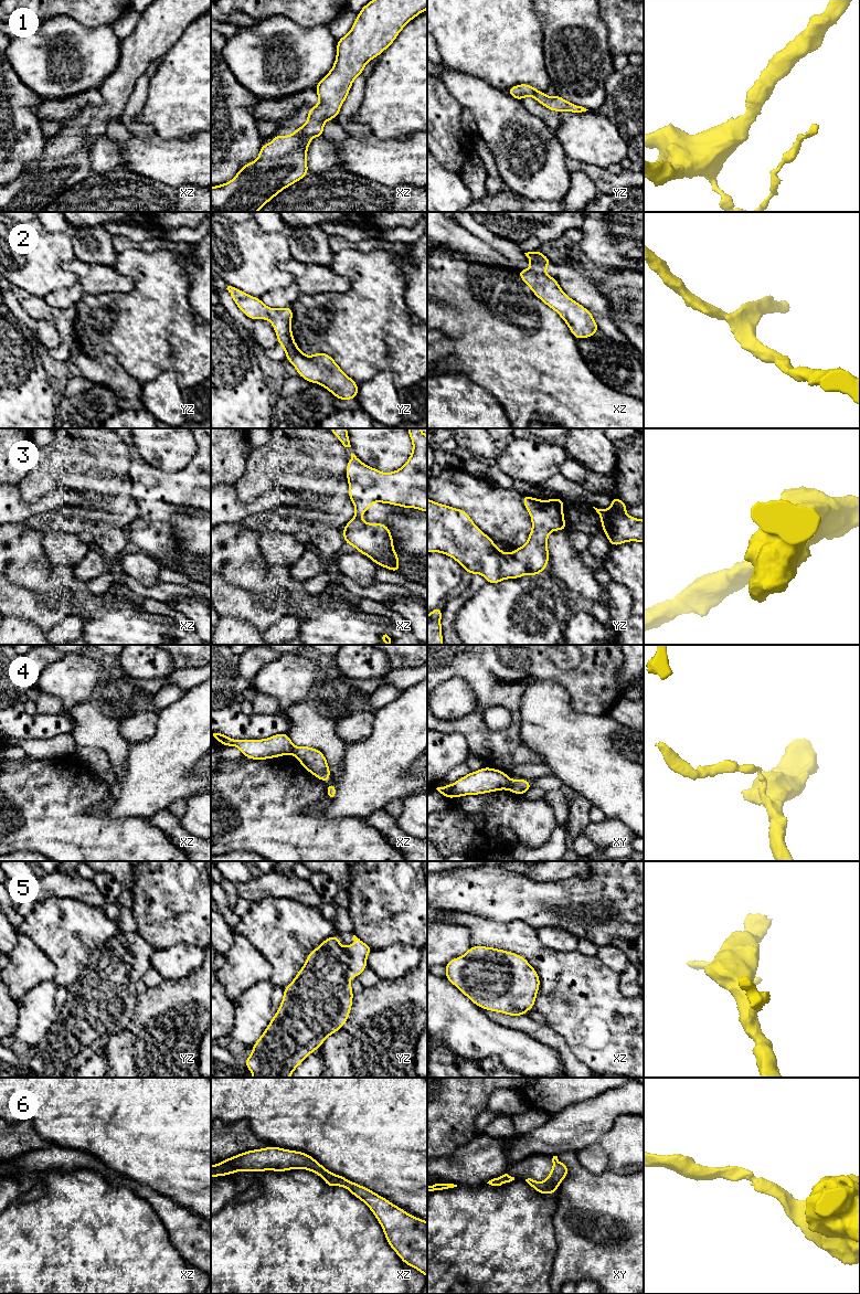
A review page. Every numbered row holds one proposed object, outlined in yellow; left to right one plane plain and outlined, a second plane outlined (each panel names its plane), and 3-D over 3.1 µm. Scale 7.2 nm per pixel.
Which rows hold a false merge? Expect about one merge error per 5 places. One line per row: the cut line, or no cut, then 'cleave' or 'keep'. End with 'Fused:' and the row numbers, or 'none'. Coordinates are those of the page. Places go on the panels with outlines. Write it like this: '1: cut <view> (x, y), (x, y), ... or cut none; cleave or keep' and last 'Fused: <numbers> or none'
1: cut none; keep
2: cut none; keep
3: cut none; keep
4: cut xy (509, 780), (507, 788); cleave
5: cut none; keep
6: cut none; keep
Fused: 4

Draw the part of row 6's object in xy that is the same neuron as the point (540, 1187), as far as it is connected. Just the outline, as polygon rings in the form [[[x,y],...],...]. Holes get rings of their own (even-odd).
[[[558,1156],[552,1158],[553,1167],[544,1182],[533,1180],[531,1178],[525,1179],[525,1181],[533,1187],[540,1195],[550,1194],[553,1195],[561,1181],[567,1176],[569,1168],[565,1164],[558,1159]]]

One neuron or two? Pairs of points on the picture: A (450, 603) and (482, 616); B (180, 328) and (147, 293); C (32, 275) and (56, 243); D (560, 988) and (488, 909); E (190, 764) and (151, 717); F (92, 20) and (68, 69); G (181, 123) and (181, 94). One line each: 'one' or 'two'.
A: two
B: one
C: one
D: two
E: two
F: two
G: one

